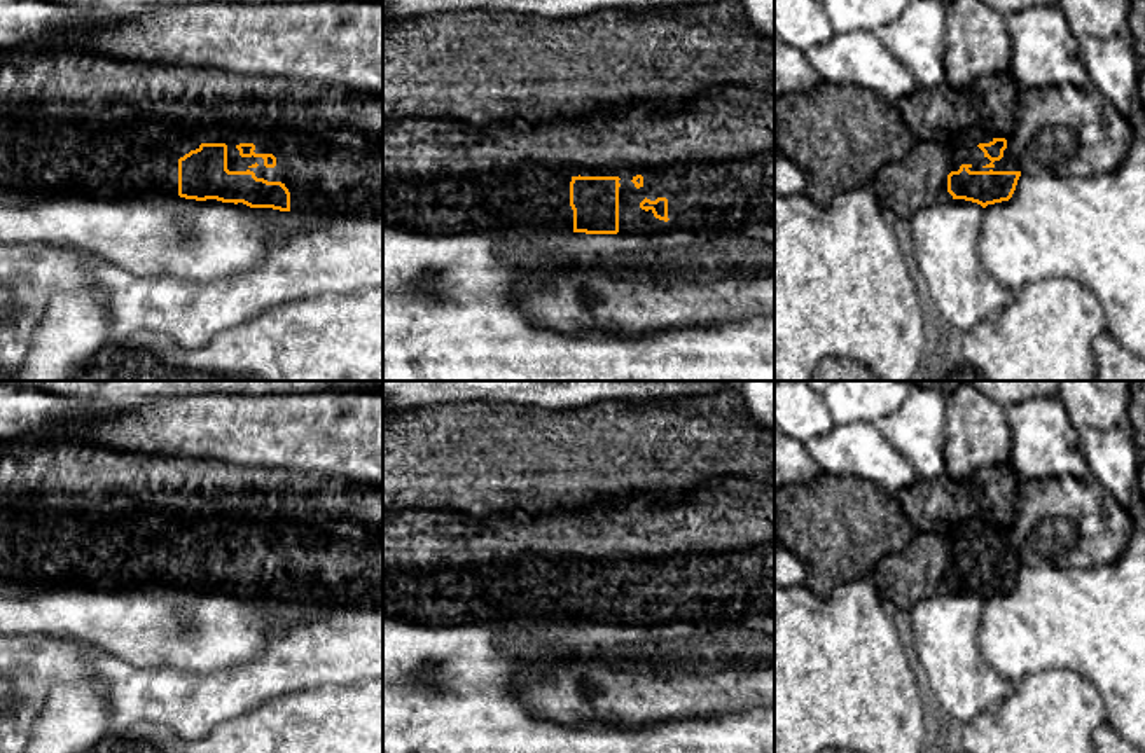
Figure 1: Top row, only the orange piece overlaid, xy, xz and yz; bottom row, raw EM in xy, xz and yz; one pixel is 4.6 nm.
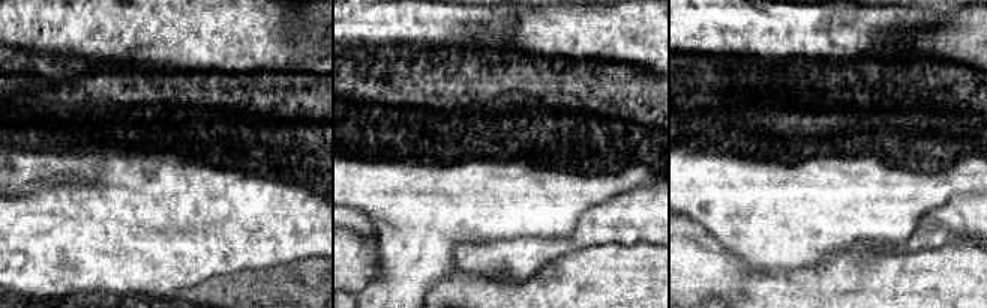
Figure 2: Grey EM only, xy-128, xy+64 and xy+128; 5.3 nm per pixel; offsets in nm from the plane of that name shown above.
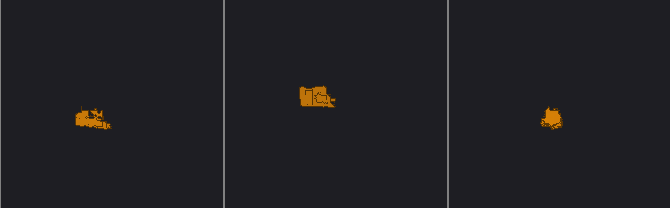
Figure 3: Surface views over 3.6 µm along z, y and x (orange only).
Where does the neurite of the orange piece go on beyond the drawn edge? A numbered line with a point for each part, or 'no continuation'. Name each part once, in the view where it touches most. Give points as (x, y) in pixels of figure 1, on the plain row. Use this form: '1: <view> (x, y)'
1: xy (41, 544)

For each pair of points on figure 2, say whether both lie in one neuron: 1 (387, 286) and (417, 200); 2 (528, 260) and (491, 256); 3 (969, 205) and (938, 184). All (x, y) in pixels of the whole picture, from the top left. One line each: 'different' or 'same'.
1: same
2: same
3: different

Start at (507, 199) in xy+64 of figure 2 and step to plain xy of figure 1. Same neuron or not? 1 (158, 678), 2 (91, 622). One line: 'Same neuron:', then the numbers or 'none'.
Same neuron: 2

